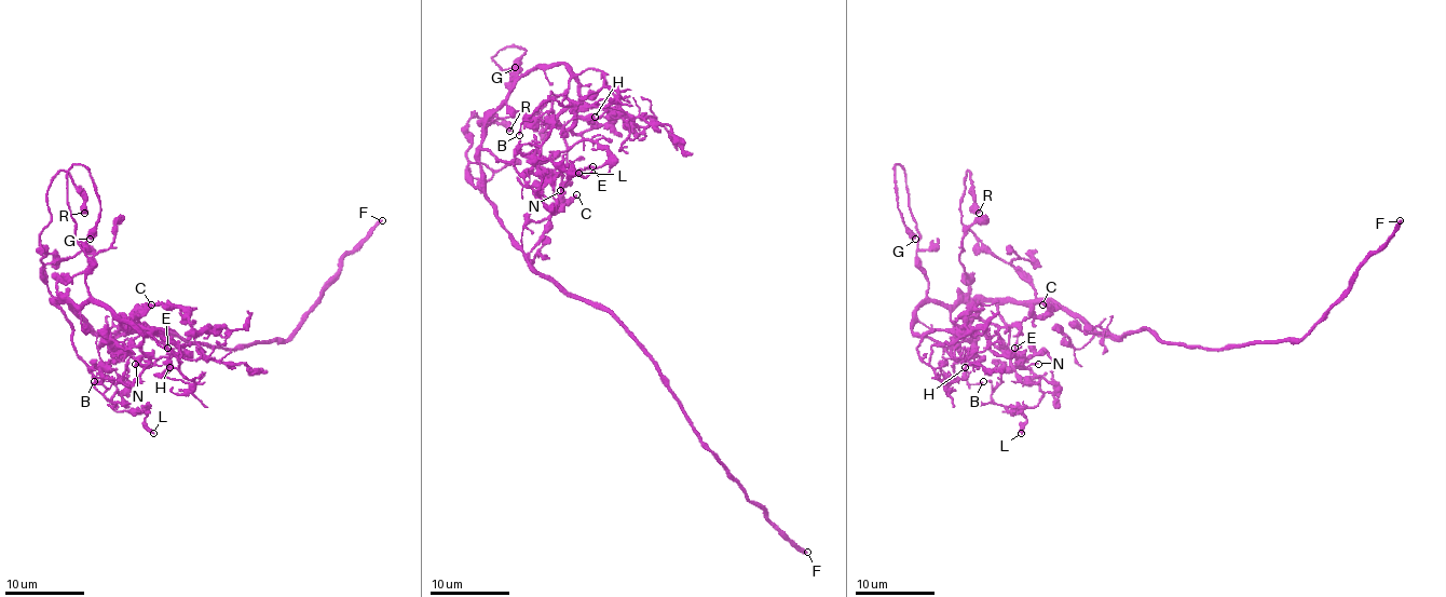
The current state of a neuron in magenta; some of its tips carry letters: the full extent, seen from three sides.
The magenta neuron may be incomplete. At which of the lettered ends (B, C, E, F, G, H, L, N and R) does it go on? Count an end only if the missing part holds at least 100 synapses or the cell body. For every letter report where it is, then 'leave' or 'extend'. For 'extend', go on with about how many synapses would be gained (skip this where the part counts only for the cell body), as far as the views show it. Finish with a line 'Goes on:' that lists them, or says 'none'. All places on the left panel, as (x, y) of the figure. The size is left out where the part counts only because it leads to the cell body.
B: at (94, 381); leave
C: at (151, 304); leave
E: at (167, 348); leave
F: at (382, 220); extend; about 700 synapses
G: at (90, 239); leave
H: at (169, 367); leave
L: at (153, 433); leave
N: at (135, 364); leave
R: at (84, 213); leave
Goes on: F

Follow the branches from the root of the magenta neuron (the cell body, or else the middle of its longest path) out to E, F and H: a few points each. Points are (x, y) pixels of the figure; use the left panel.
E: (85, 322), (66, 302), (54, 302), (97, 302), (141, 334), (153, 329), (135, 328), (135, 317), (167, 348)
F: (85, 322), (110, 336), (165, 329), (221, 348), (283, 342), (338, 265), (382, 220)
H: (85, 322), (66, 302), (54, 302), (97, 302), (130, 320), (179, 362), (191, 383), (167, 378), (169, 367)

